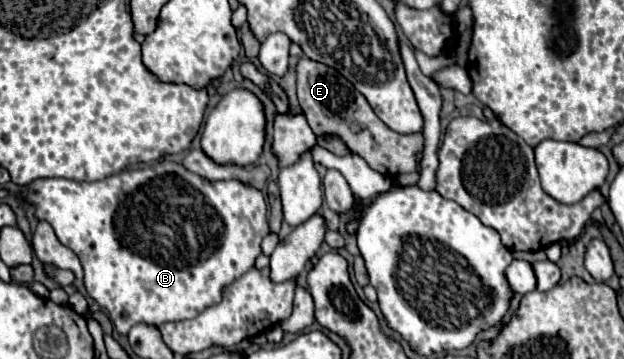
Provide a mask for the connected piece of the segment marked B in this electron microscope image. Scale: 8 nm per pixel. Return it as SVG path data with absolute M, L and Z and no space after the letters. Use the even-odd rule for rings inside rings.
M164 162L164 174L158 174L156 168L148 166L148 168L138 168L138 170L124 170L120 174L114 174L114 176L98 180L98 182L76 182L76 180L66 180L66 178L40 178L40 180L34 180L26 186L24 200L36 208L34 216L38 220L46 220L54 228L56 238L80 258L80 264L84 268L84 284L86 284L88 296L100 308L104 308L108 312L108 316L114 324L114 330L122 336L126 336L134 324L146 322L146 324L160 326L164 322L196 318L208 306L218 304L222 300L224 288L230 286L234 280L238 280L244 272L248 272L254 266L254 260L260 254L260 242L270 232L268 208L266 208L262 192L254 192L254 188L246 188L244 184L238 184L238 180L210 182L210 180L186 170L178 162ZM122 312L126 312L128 318L122 318Z

